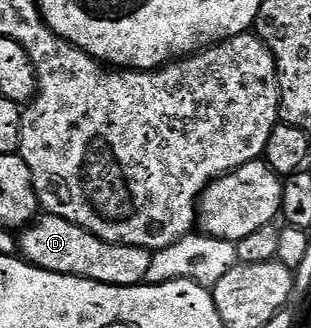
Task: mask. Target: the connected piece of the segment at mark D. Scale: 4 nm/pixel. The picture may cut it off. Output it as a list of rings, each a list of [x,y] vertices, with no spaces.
[[[45,213],[31,224],[23,227],[18,234],[18,250],[24,261],[55,274],[69,274],[86,280],[115,286],[138,286],[150,272],[153,251],[110,244],[58,216]]]

